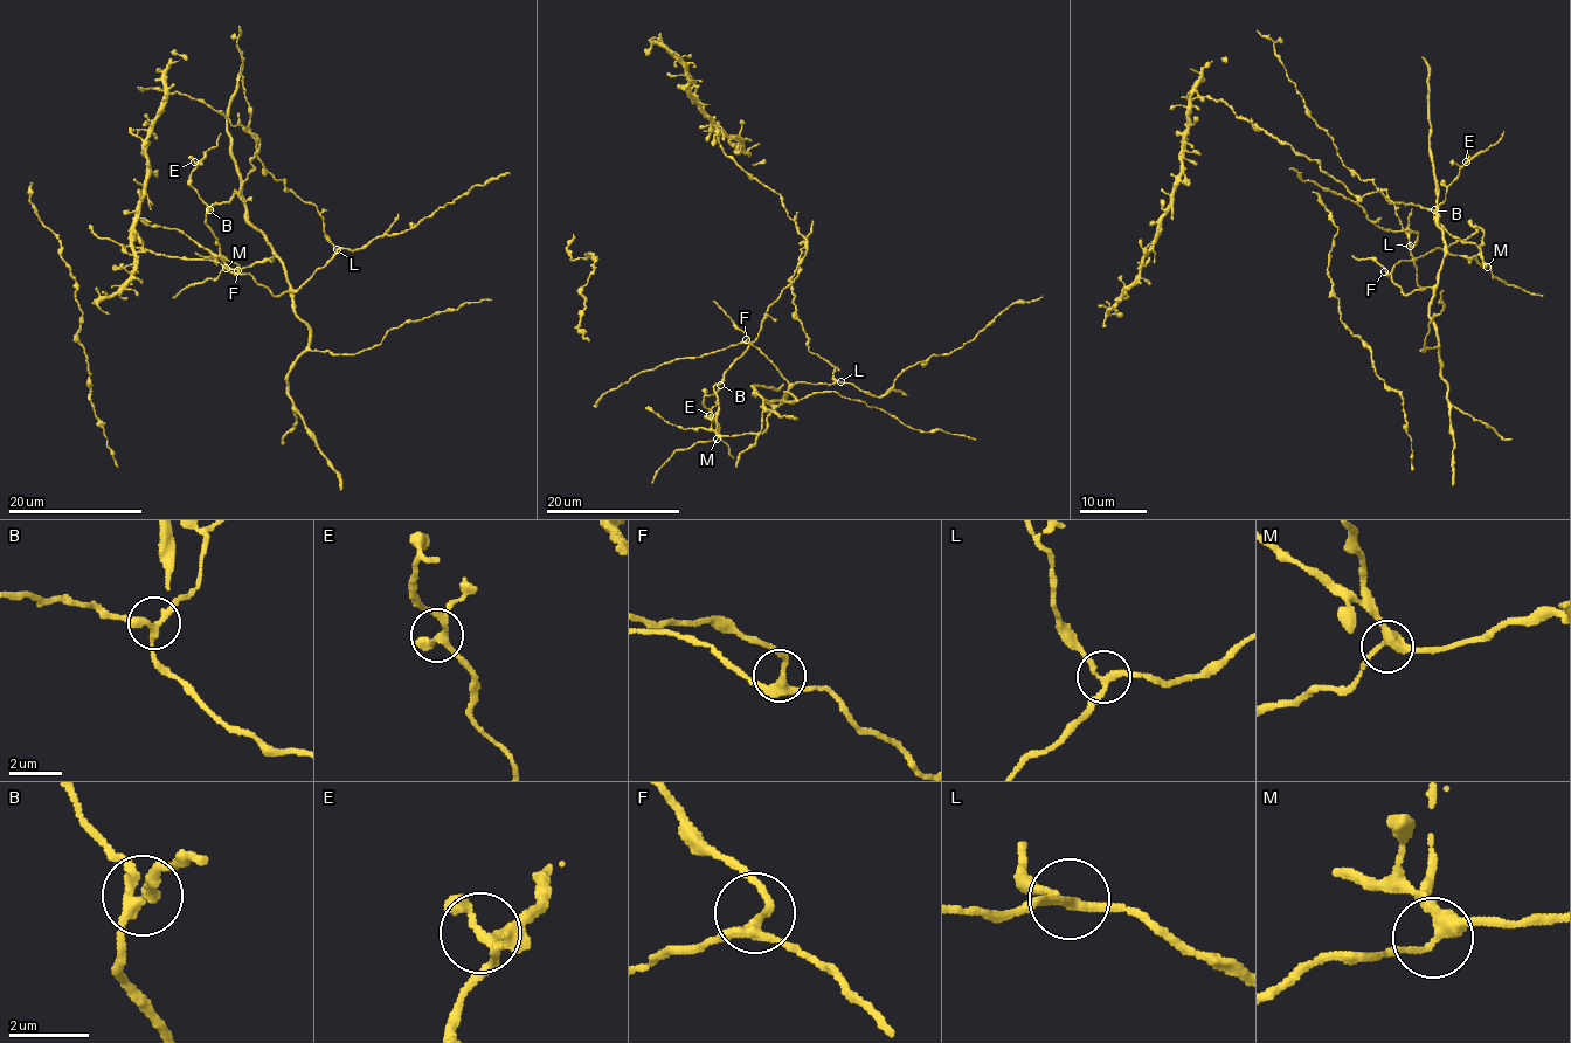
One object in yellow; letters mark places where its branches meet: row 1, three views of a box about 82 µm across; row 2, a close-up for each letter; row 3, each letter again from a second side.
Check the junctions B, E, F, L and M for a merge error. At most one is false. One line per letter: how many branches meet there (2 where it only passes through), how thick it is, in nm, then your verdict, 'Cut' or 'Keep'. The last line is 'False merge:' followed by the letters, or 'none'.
B: Branches: 3. Thickness 240 nm. Keep
E: Branches: 3. Thickness 200 nm. Keep
F: Branches: 3. Thickness 240 nm. Keep
L: Branches: 3. Thickness 200 nm. Cut
M: Branches: 3. Thickness 320 nm. Keep
False merge: L

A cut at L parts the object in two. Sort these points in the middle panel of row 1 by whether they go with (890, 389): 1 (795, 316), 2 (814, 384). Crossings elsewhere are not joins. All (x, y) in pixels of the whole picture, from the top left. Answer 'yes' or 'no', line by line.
1: no
2: yes

